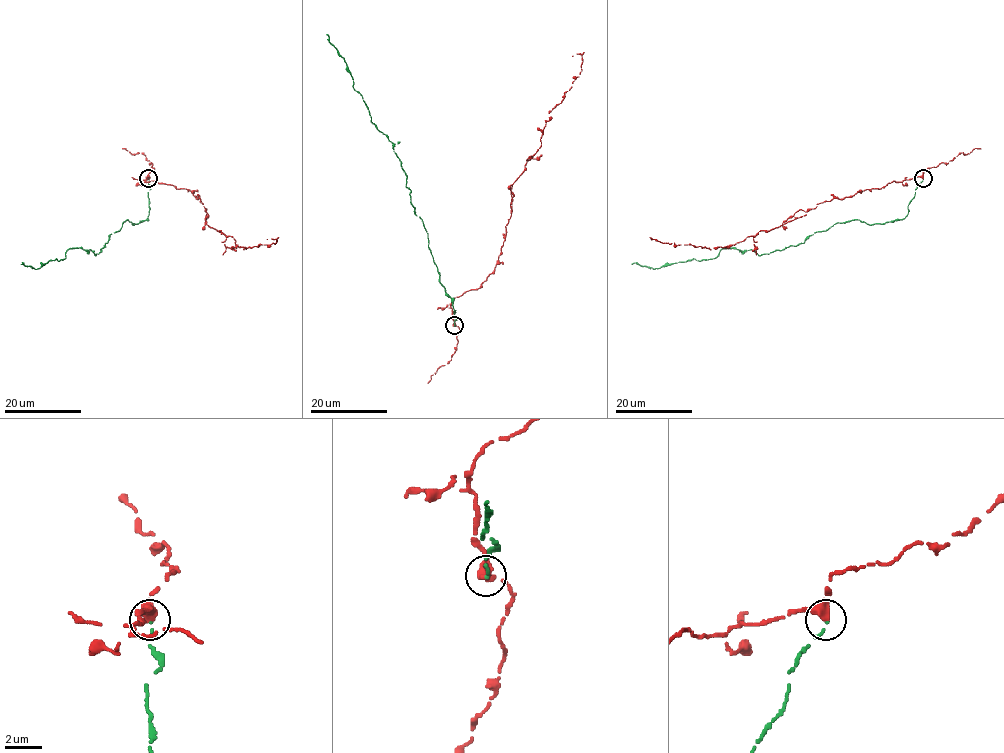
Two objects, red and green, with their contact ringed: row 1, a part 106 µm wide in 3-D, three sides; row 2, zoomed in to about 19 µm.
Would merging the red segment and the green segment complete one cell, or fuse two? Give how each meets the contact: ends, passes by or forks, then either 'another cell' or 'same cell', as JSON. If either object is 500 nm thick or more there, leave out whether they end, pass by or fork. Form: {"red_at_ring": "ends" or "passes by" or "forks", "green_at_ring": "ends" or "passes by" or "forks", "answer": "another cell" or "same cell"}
{"red_at_ring": "passes by", "green_at_ring": "ends", "answer": "another cell"}

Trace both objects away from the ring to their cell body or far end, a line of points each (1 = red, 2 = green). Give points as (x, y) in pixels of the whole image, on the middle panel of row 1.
1: (454, 325), (451, 301), (494, 271), (512, 185), (580, 72), (581, 55), (572, 56)
2: (454, 325), (452, 299), (440, 282), (393, 144), (370, 120), (326, 34)

